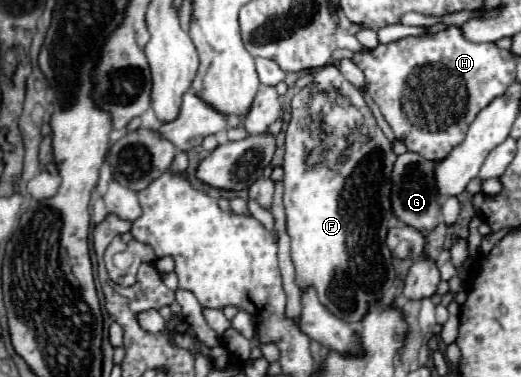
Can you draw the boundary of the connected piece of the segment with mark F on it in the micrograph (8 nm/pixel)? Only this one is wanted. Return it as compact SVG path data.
M333 64L319 68L319 72L315 72L317 82L305 86L303 90L299 90L299 94L291 100L291 122L287 128L287 138L285 138L285 162L283 162L283 184L285 184L285 196L283 196L283 204L285 204L285 214L287 214L287 234L291 236L291 260L295 266L295 282L299 286L301 292L305 292L307 288L315 288L319 302L329 308L335 316L343 318L345 322L351 324L359 324L365 314L369 312L371 304L375 304L377 300L383 298L387 288L393 288L395 284L395 266L393 266L393 258L391 252L387 248L387 230L389 230L389 218L393 218L391 212L391 172L393 172L393 164L397 160L397 154L391 150L391 140L381 132L381 128L375 122L375 116L371 112L371 108L367 106L367 102L363 100L363 94L359 88L353 88L353 84L349 84L345 80L345 76L341 74L341 70Z

